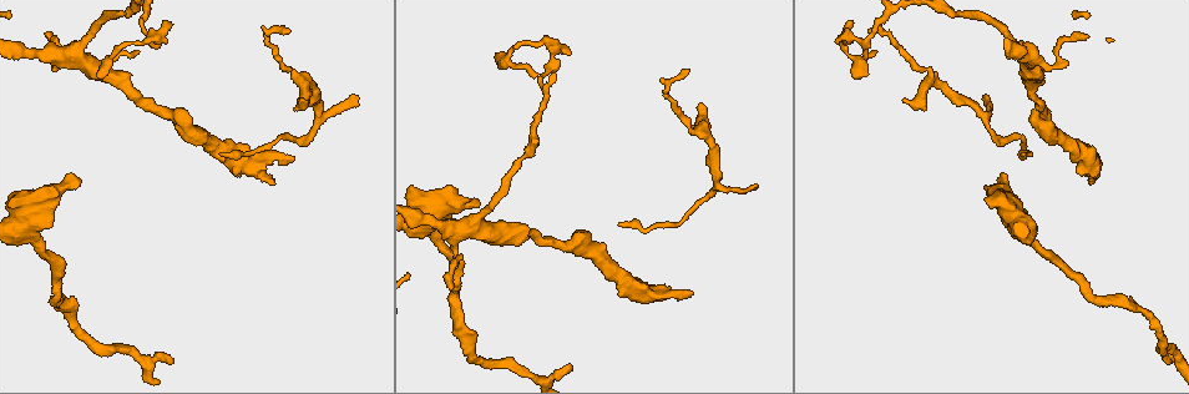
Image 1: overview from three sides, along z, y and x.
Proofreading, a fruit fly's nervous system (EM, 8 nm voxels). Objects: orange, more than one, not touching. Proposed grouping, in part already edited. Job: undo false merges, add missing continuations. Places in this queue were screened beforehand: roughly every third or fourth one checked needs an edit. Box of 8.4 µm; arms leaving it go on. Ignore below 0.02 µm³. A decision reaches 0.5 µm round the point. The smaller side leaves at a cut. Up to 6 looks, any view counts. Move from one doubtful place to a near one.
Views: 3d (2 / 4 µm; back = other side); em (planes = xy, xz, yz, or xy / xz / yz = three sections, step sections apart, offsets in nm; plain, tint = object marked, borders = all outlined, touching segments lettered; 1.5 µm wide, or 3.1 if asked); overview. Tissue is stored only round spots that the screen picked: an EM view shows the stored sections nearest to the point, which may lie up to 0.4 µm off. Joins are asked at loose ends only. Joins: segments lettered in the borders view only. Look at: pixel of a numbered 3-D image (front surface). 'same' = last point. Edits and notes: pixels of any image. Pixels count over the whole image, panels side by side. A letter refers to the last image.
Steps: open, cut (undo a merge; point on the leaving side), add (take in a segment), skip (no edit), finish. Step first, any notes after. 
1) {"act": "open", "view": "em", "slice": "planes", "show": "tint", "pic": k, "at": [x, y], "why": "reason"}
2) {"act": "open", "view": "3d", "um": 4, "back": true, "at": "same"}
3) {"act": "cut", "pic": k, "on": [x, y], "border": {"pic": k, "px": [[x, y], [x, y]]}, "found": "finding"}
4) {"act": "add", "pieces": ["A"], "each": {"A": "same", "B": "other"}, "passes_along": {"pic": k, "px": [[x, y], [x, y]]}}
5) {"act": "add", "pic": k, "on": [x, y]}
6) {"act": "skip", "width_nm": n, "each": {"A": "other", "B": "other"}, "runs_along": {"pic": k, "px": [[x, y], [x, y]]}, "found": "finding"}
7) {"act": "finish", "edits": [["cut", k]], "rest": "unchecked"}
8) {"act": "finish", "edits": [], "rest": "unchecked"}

{"act": "open", "view": "3d", "um": 4, "pic": 1, "at": [358, 98], "why": "an open end"}

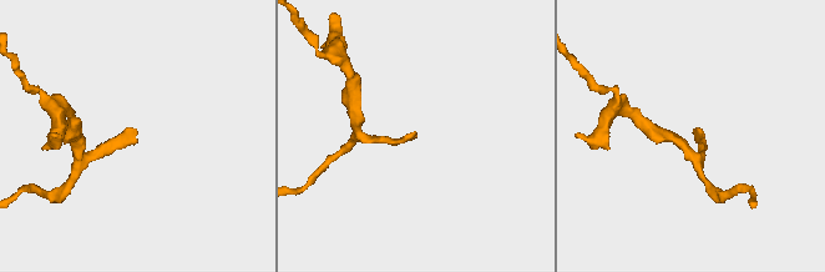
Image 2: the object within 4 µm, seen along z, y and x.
{"act": "open", "view": "em", "slice": "planes", "show": "borders", "pic": 2, "at": [696, 127]}

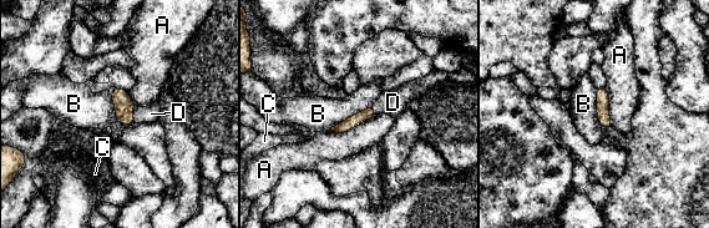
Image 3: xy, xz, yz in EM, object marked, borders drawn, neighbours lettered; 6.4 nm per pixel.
{"act": "add", "pieces": ["D"], "width_nm": 80, "each": {"A": "other", "B": "other", "C": "other", "D": "same"}, "found": "it goes on there"}

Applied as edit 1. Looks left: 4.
{"act": "open", "view": "overview"}

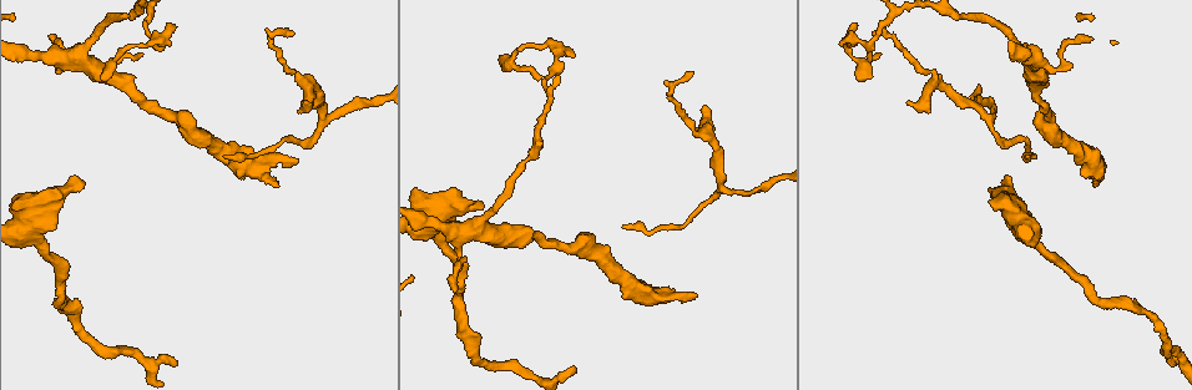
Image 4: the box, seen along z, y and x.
{"act": "open", "view": "3d", "um": 4, "pic": 4, "at": [82, 182], "why": "an open end"}

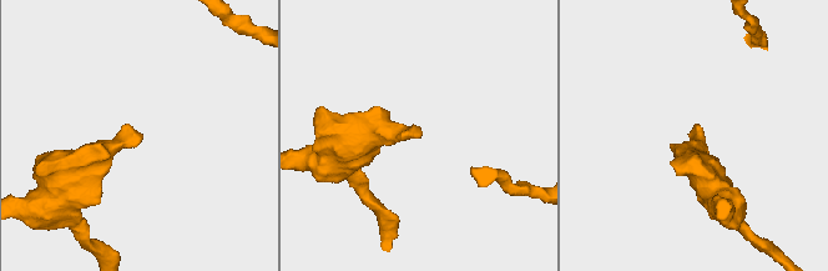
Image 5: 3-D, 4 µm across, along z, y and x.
{"act": "open", "view": "em", "slice": "planes", "show": "borders", "pic": 5, "at": [694, 134], "why": "now the EM"}

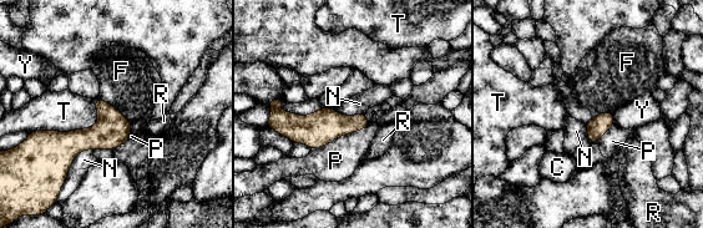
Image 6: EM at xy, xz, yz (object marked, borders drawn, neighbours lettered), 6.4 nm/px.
{"act": "skip", "each": {"C": "other", "F": "other", "N": "other", "P": "other", "R": "other", "T": "other", "Y": "other"}, "border": {"pic": 6, "px": [[99, 96], [112, 105], [130, 122]]}, "found": "no lettered segment goes on from it"}

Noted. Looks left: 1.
{"act": "finish", "edits": [["add", 3]], "rest": "unchecked"}

